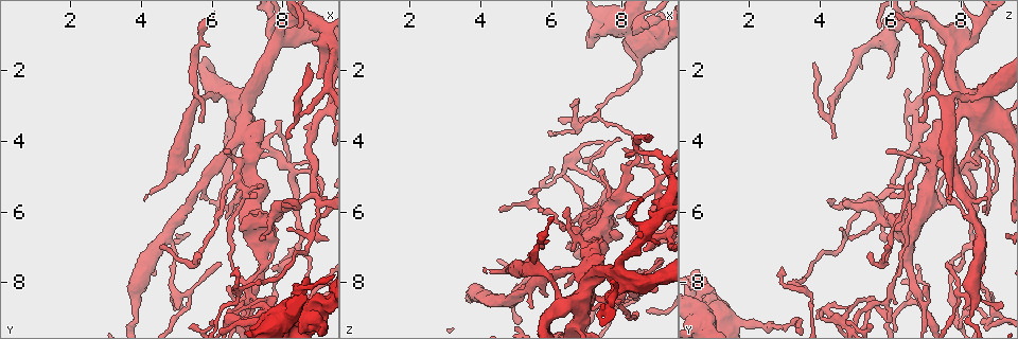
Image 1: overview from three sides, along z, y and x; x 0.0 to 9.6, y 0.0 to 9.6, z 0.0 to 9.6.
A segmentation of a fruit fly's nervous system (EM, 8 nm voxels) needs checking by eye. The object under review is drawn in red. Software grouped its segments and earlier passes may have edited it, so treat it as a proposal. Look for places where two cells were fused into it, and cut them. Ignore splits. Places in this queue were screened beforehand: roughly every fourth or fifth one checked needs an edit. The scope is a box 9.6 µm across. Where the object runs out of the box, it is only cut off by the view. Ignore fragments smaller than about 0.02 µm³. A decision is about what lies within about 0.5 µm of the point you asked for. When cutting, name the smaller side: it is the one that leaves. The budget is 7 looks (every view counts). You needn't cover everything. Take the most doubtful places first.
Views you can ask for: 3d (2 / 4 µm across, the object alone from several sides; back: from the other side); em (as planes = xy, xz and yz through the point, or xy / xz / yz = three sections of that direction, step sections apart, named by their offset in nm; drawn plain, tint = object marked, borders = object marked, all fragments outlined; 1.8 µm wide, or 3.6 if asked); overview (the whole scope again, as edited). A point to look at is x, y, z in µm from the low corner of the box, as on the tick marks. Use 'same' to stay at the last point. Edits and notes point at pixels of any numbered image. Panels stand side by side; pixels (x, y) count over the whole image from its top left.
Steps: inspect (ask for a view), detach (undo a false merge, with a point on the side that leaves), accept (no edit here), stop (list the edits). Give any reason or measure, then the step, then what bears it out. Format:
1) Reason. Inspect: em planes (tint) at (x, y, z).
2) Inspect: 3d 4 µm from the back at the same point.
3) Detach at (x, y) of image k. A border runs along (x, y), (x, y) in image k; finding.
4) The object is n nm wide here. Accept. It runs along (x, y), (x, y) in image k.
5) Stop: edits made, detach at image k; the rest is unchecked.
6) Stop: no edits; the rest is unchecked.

Abrupt turn. Inspect: em planes (tint) at (7.10, 8.40, 6.00).

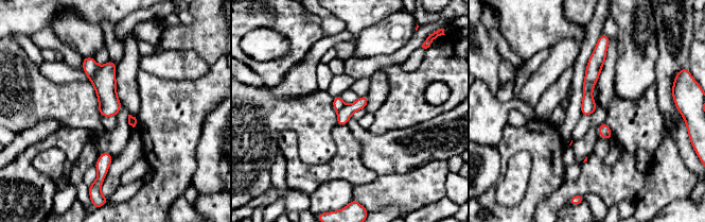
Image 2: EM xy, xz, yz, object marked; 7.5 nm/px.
The object is 120 nm wide here. Accept. Continuous, no second cell.

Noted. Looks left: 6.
Sharp bend. Inspect: em planes (tint) at (8.25, 4.80, 8.20).

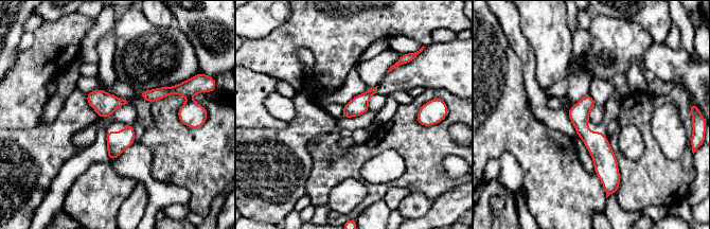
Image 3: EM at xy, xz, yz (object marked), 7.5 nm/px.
The object is 140 nm wide here. Accept. It runs along (587, 98), (582, 130), (614, 178) in image 3; all the same cell.

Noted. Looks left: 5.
Arms part here. Inspect: 3d 4 µm at (8.00, 5.80, 5.60).

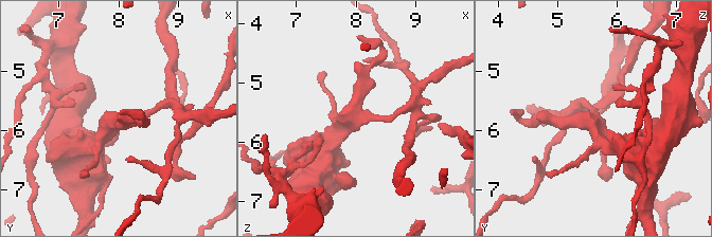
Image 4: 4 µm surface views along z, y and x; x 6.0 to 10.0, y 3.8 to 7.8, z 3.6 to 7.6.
Inspect: em 3.6 µm planes (tint) at (7.95, 5.85, 5.55).

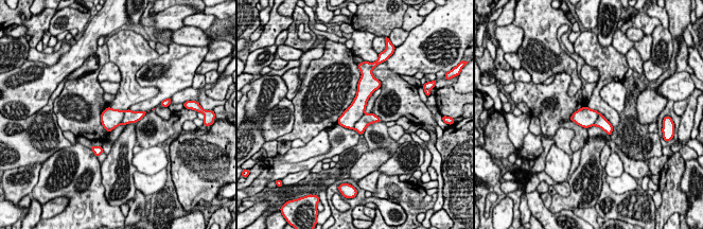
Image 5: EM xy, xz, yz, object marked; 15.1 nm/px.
The object is 300 nm wide here. Detach at (367, 119) of image 5. A border runs along (364, 113), (352, 128) in image 5; two cells meet here.

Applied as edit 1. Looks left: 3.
Stop: edits made, detach at image 5; the rest is unchecked.

